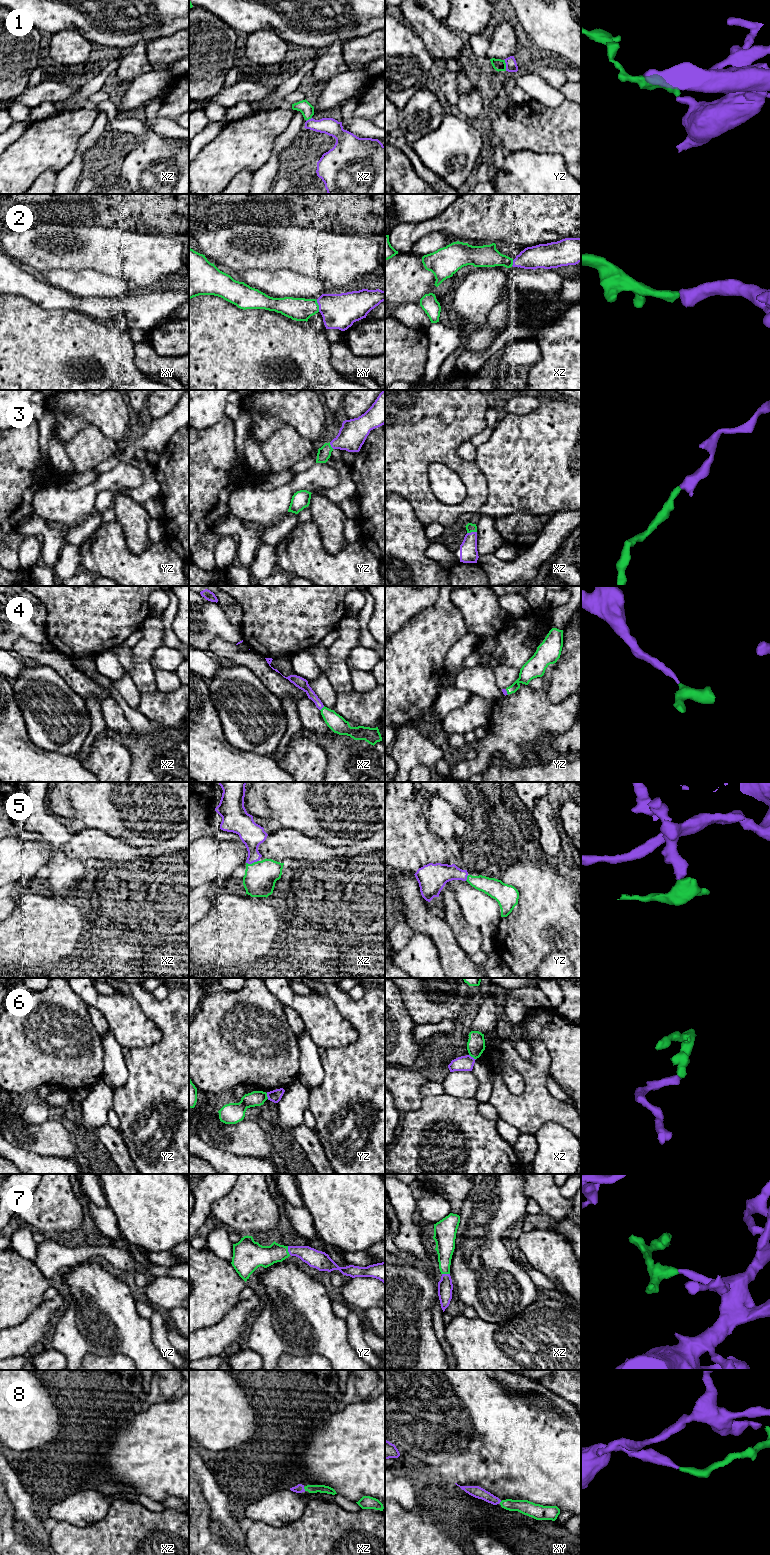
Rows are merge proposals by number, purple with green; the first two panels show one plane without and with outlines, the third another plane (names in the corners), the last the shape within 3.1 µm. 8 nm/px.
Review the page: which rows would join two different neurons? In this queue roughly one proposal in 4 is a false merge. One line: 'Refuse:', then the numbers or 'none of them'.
Refuse: 6

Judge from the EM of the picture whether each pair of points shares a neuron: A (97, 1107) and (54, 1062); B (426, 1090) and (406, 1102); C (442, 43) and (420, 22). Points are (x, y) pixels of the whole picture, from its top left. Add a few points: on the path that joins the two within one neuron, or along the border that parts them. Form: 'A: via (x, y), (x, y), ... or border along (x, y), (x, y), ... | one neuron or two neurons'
A: border along (101, 1077), (88, 1089) | two neurons
B: border along (427, 1080), (421, 1087), (422, 1097) | two neurons
C: via (437, 38), (425, 26) | one neuron

